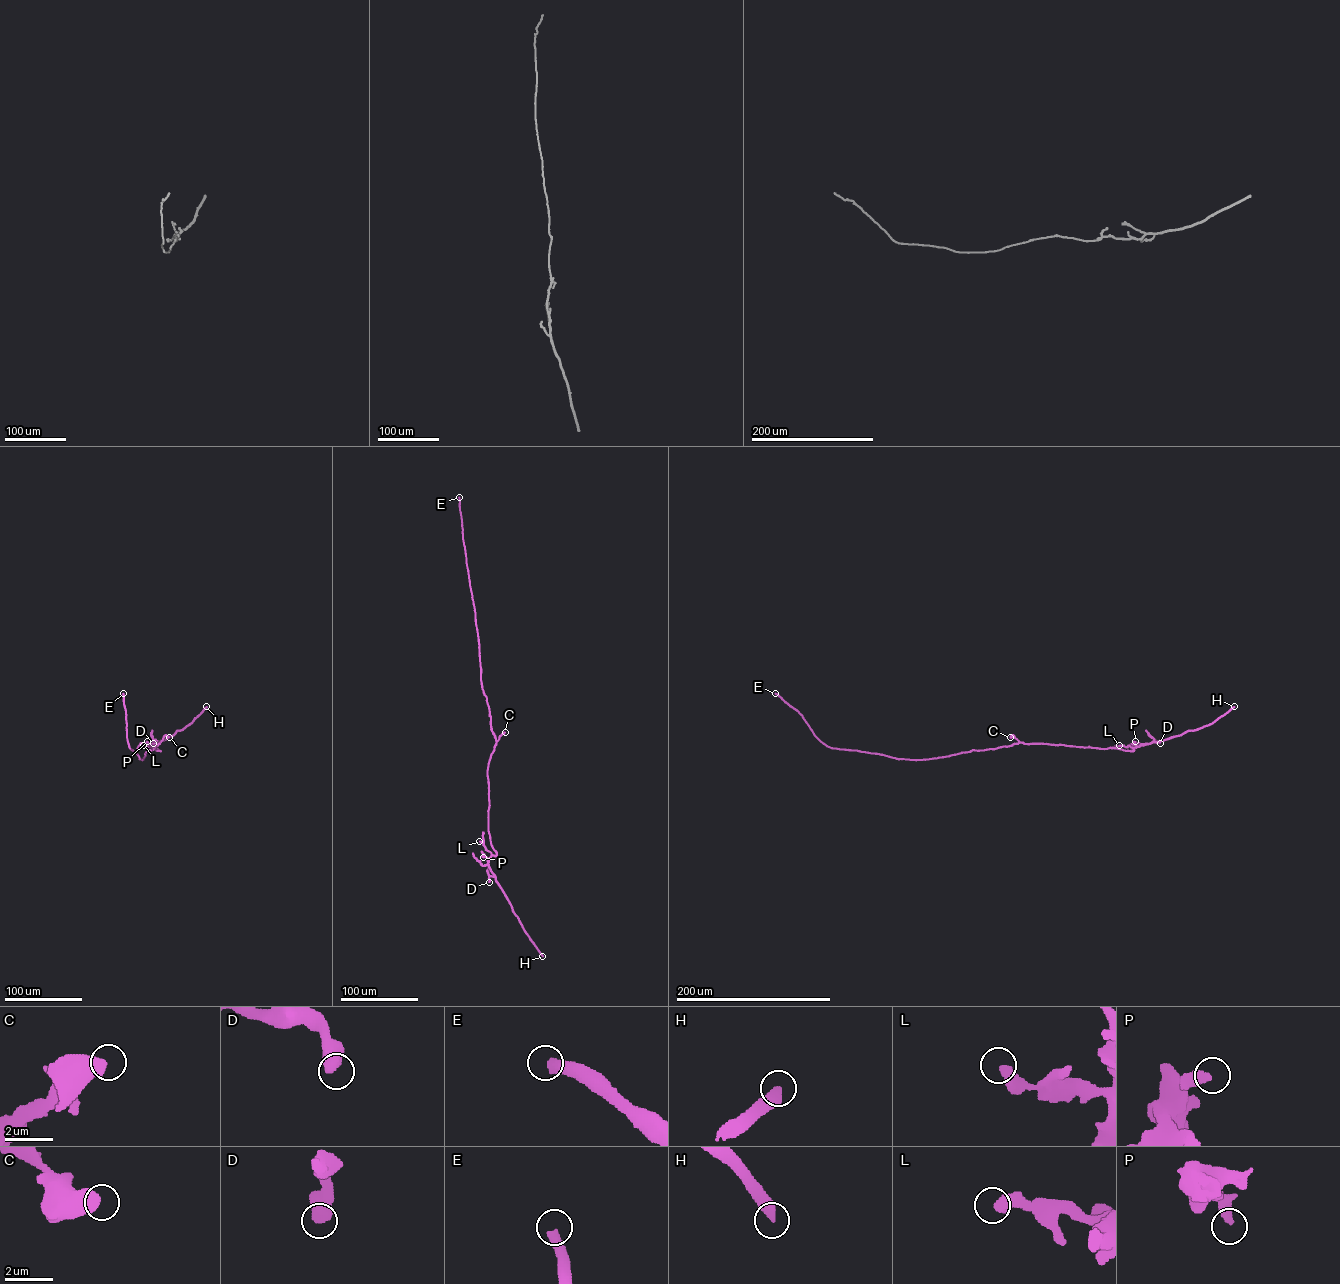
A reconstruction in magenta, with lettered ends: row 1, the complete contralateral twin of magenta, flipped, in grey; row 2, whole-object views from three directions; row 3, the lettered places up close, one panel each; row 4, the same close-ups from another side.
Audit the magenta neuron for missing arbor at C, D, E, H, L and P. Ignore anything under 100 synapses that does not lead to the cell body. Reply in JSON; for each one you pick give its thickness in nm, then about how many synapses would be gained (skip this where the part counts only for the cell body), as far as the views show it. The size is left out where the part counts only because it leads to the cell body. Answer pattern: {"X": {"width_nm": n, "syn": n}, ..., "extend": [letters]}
{"E": {"width_nm": 420, "syn": 160}, "extend": ["E"]}

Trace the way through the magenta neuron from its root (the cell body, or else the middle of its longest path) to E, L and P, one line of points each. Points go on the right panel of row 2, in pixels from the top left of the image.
E: (1009, 746), (919, 759), (831, 748), (815, 736), (797, 711), (775, 693)
L: (1009, 746), (1023, 742), (1133, 750), (1128, 745), (1119, 745)
P: (1009, 746), (1023, 742), (1133, 751), (1135, 741)

